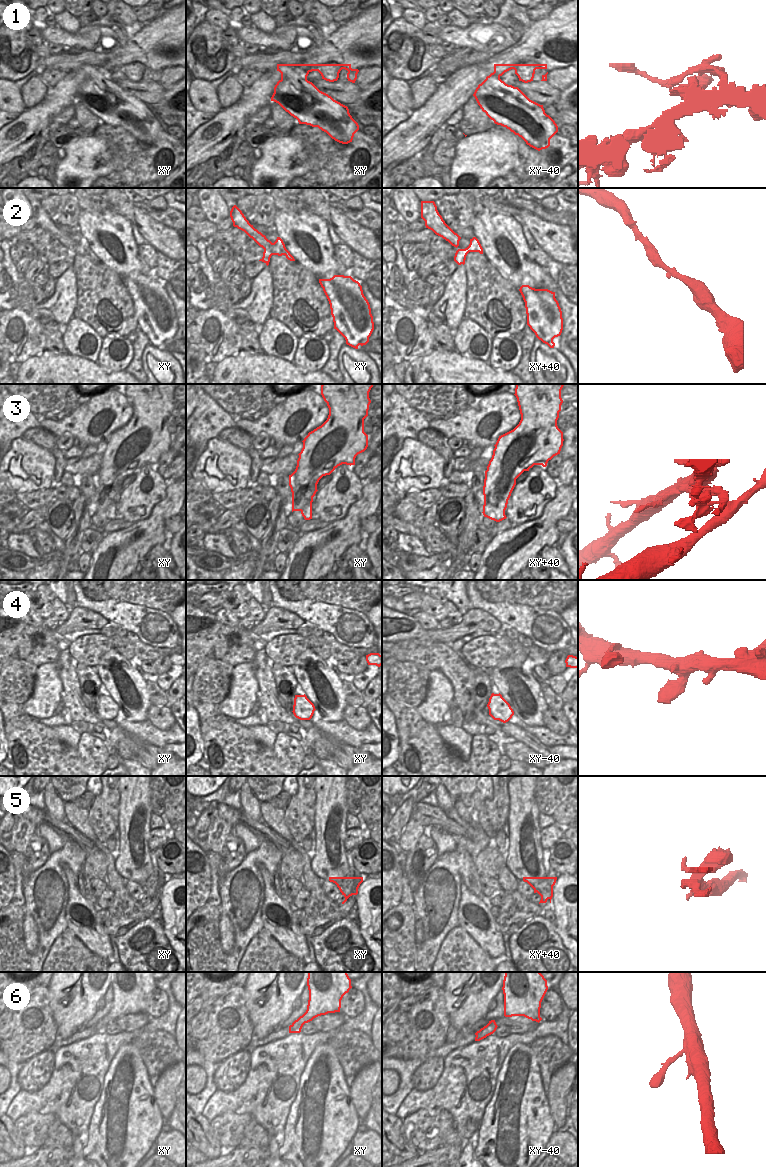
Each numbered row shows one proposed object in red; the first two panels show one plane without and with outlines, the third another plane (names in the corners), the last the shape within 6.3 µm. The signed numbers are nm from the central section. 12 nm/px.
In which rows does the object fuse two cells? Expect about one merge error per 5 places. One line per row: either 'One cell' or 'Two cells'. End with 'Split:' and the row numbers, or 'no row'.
1: Two cells
2: One cell
3: Two cells
4: One cell
5: Two cells
6: One cell
Split: 1, 3, 5.

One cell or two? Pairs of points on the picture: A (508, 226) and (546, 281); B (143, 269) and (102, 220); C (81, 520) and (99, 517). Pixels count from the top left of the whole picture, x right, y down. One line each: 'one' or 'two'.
A: one
B: one
C: two

